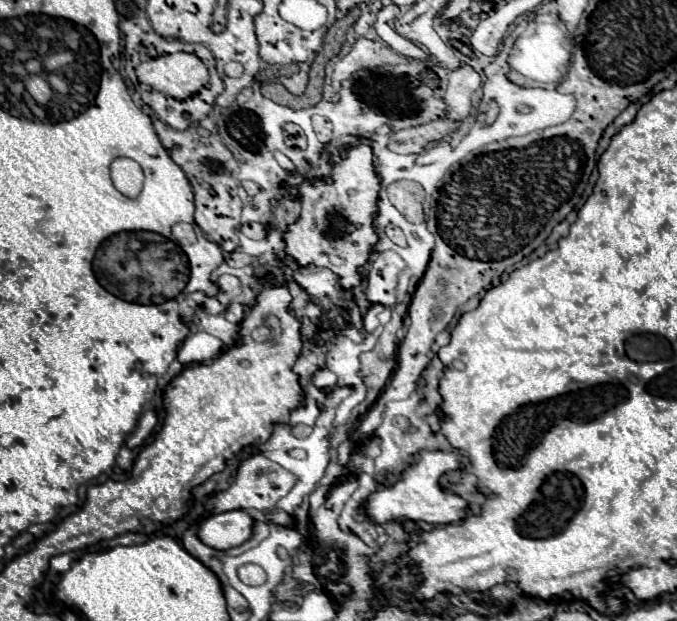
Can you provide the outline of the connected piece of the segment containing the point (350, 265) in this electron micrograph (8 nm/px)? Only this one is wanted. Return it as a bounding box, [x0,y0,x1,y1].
[285,143,377,289]

